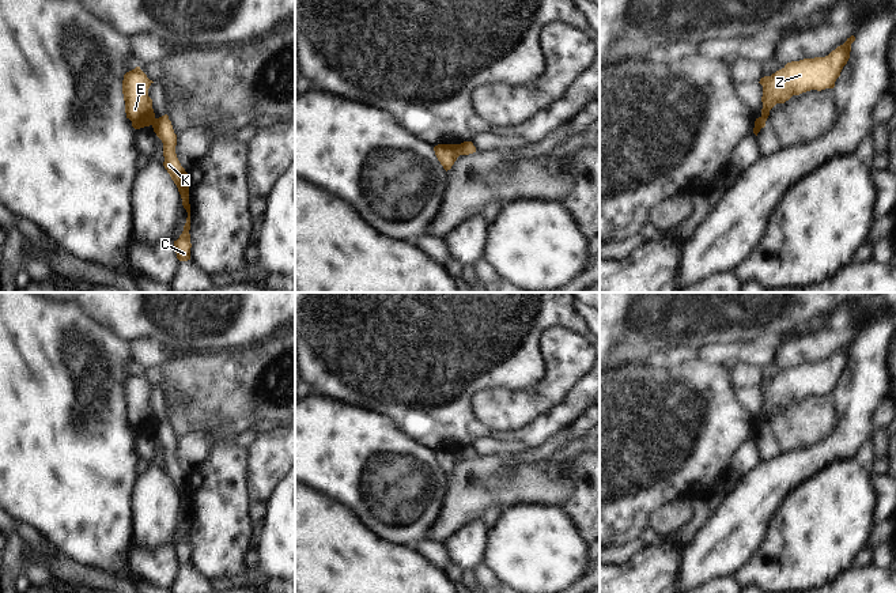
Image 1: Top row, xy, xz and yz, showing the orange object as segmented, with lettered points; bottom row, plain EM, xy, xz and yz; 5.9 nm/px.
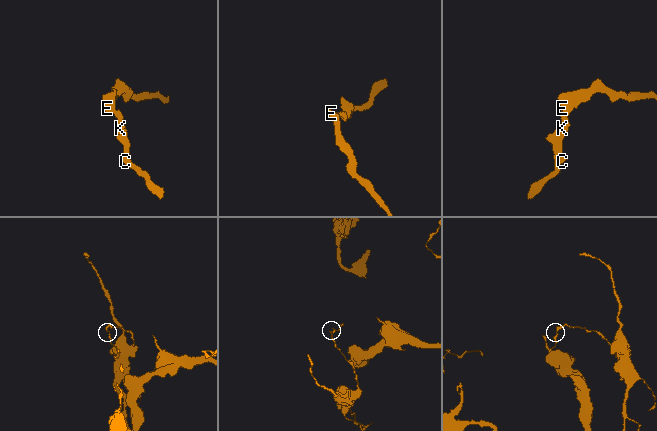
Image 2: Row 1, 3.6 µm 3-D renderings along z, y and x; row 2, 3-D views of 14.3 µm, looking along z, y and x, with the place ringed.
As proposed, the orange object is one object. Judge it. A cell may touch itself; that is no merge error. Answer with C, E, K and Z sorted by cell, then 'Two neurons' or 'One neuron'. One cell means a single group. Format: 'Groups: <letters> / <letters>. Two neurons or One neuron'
Groups: C K / E Z. Two neurons

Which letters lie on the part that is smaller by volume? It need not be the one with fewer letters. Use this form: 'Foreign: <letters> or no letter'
Foreign: C, K

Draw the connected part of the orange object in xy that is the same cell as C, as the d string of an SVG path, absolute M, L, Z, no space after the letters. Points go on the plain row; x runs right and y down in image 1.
M165 419L159 423L155 423L152 427L154 437L163 447L163 461L165 467L163 471L170 479L171 484L178 492L178 496L182 503L182 510L188 517L186 528L184 530L184 536L179 540L177 545L174 545L174 552L177 558L177 563L179 566L188 566L190 564L190 509L189 509L189 484L188 477L181 471L177 458L175 458L175 450L177 450L177 439L174 438L171 426L169 424L169 420Z

